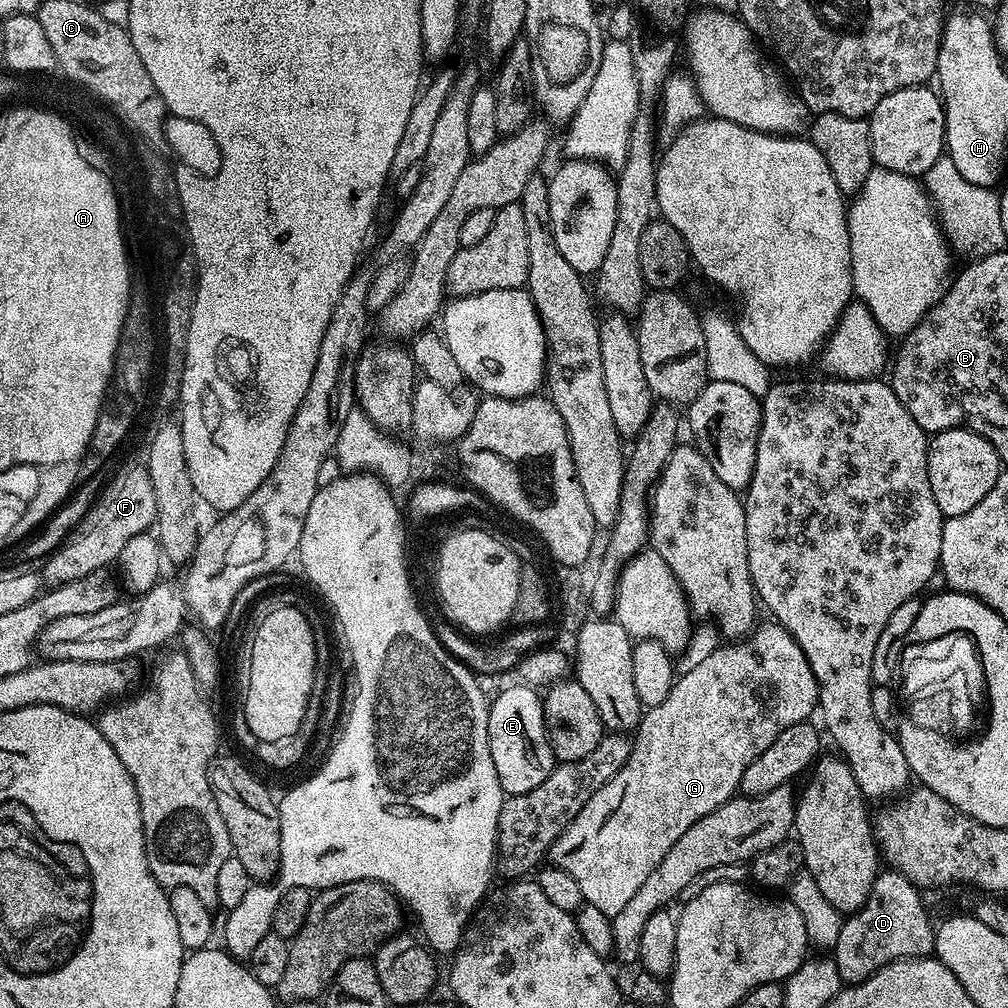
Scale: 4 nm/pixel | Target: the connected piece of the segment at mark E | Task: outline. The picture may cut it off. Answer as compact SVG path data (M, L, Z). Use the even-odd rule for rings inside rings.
M514 684L513 688L502 689L488 706L490 758L494 758L494 770L498 770L505 797L526 794L526 790L542 786L558 763L548 741L541 693L529 684Z

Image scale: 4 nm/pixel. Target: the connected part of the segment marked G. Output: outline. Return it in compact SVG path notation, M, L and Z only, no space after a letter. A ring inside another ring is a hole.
M775 622L767 623L761 623L751 635L739 642L728 642L725 643L725 648L714 649L709 656L702 657L689 672L681 671L677 675L676 683L673 684L666 702L658 702L658 706L647 709L640 717L640 727L634 733L632 754L622 766L622 770L618 770L618 774L614 774L614 778L610 778L610 782L606 782L606 786L602 786L602 790L598 790L594 798L590 798L590 802L582 806L578 818L574 818L574 822L570 822L566 831L550 846L547 859L553 866L566 870L566 874L574 877L574 882L578 882L578 887L582 890L585 904L598 906L598 910L602 910L602 914L606 914L609 918L616 916L618 910L622 910L622 906L626 906L626 902L630 902L630 898L638 894L638 886L642 886L642 882L650 878L650 874L660 865L662 858L666 858L670 846L674 846L674 842L678 842L678 838L682 838L682 834L686 834L686 830L690 830L690 826L694 826L698 818L706 818L710 810L722 806L737 795L742 774L746 774L746 766L750 766L750 762L754 762L754 758L758 758L762 750L767 750L774 742L774 738L778 738L778 734L786 730L786 726L803 724L811 717L808 716L811 712L817 711L820 703L818 682L814 678L802 646L782 625Z

